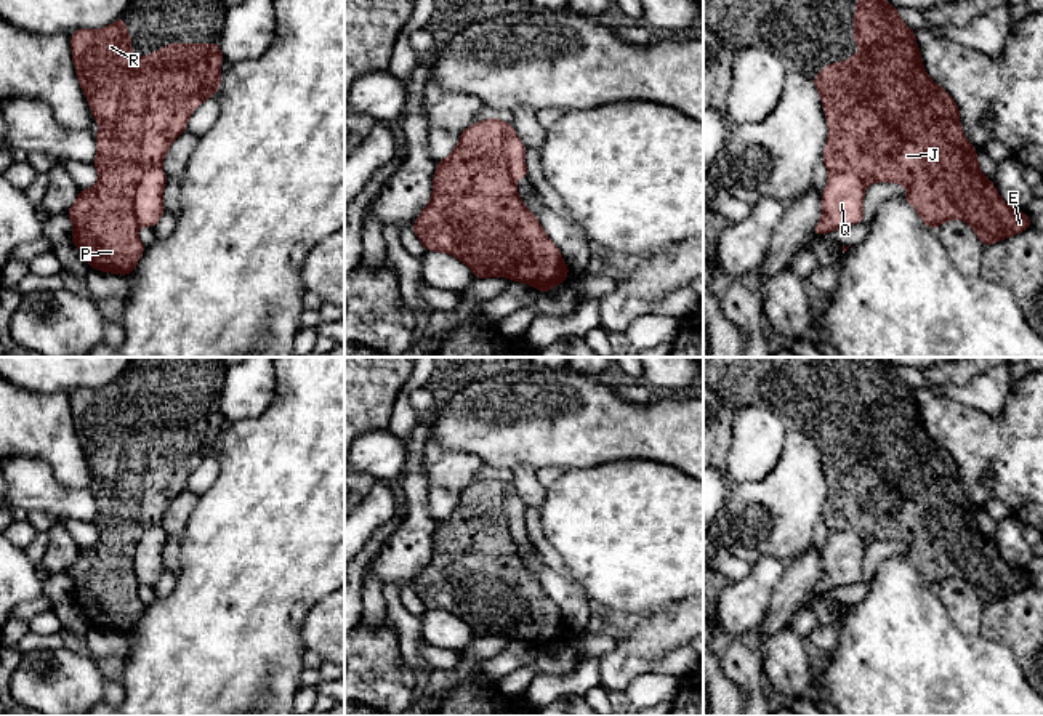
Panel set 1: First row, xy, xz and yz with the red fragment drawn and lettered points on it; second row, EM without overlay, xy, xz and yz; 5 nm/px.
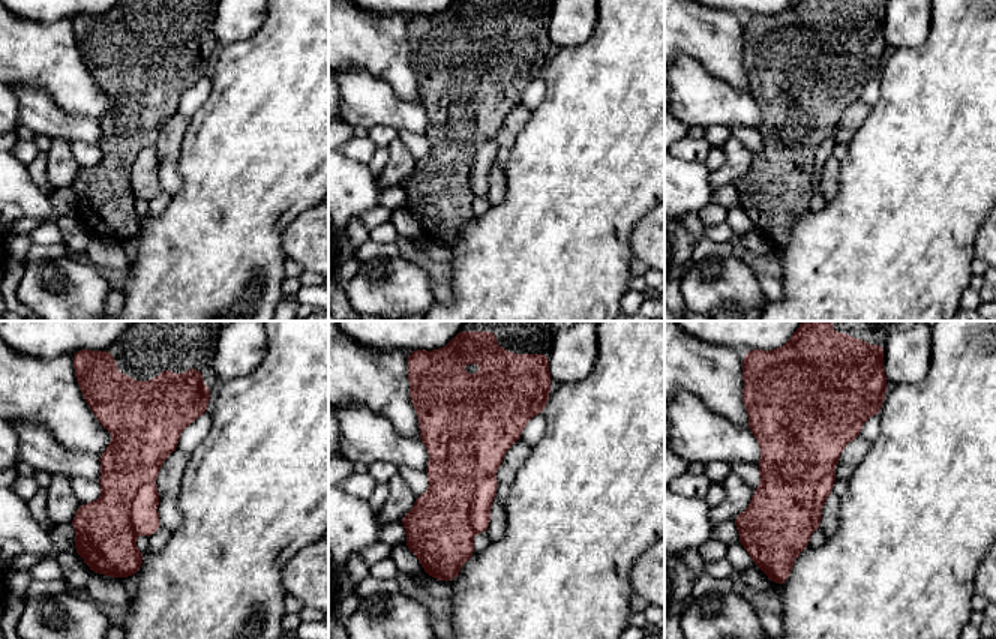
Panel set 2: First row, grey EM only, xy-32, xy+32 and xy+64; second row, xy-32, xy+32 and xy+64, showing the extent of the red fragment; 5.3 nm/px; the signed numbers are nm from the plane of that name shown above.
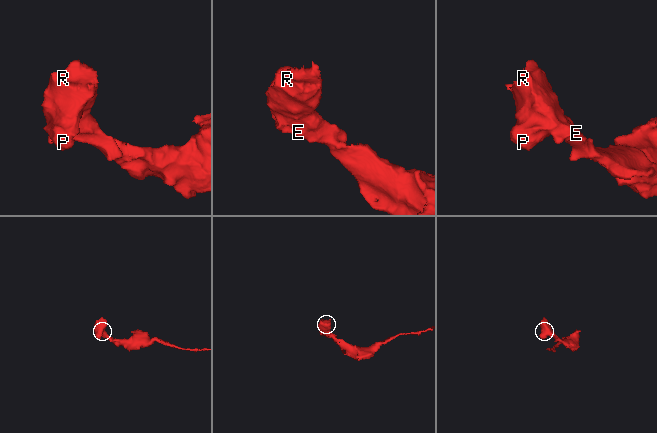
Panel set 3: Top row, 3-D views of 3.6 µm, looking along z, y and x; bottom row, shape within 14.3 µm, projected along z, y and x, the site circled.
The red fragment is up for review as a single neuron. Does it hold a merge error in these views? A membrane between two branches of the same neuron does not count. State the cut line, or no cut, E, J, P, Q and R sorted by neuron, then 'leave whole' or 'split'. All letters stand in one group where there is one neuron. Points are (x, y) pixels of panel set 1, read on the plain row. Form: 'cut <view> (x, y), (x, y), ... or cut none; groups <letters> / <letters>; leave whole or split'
cut xy (159, 522), (141, 537), (135, 551), (135, 579), (138, 583); groups E J P R / Q; split

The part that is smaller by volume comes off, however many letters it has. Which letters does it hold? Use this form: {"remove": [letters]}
{"remove": ["Q"]}

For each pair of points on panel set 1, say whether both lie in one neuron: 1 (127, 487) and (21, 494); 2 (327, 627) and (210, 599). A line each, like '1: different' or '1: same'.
1: different
2: different

